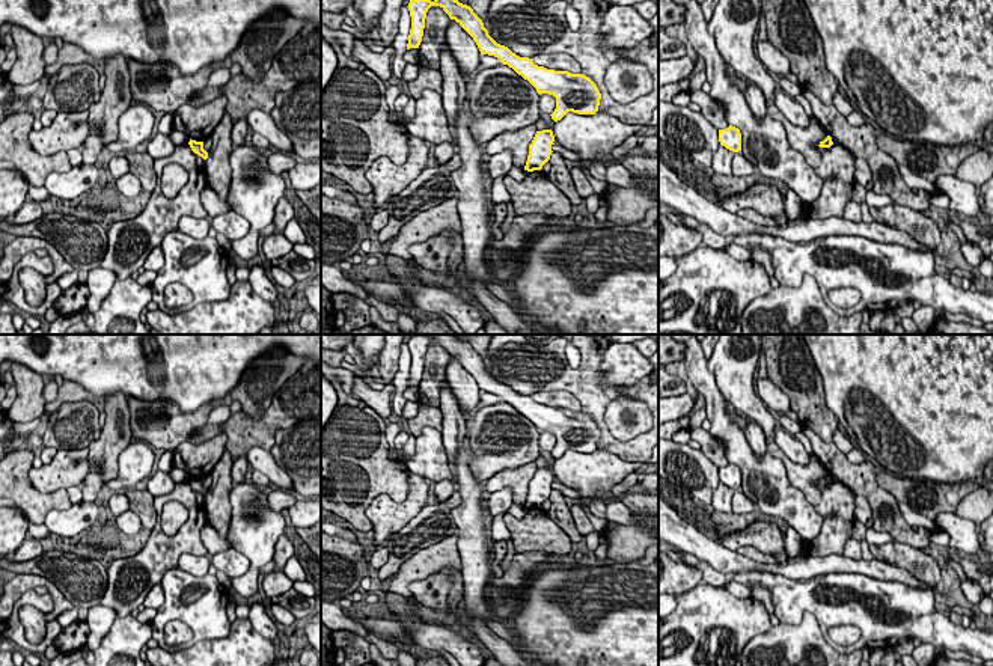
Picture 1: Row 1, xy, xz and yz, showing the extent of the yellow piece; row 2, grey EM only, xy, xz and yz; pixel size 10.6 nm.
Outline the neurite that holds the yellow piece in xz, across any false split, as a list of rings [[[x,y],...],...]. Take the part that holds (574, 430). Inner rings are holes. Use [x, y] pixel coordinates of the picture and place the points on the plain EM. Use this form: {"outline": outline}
{"outline": [[[423,335],[410,338],[407,345],[411,354],[411,366],[407,387],[419,386],[426,350],[431,344],[440,344],[451,357],[455,357],[473,375],[481,392],[497,395],[503,402],[508,402],[527,417],[539,432],[553,432],[556,435],[556,446],[550,454],[555,460],[561,458],[568,449],[577,452],[595,452],[598,449],[601,431],[589,414],[547,407],[535,402],[529,395],[517,393],[488,372],[482,357],[470,344],[460,341],[454,335],[437,335],[434,339]]]}

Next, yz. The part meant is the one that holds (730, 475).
{"outline": [[[732,463],[725,467],[719,467],[719,479],[732,490],[741,488],[741,470]]]}

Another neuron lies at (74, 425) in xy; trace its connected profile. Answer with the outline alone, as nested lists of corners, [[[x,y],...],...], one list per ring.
[[[93,399],[63,402],[50,414],[44,445],[56,451],[89,448],[101,435],[101,407]]]

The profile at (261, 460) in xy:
[[[252,448],[246,458],[253,470],[264,473],[270,479],[270,484],[279,490],[294,490],[292,479],[276,464],[271,452],[262,448]]]

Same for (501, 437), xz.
[[[508,402],[479,408],[466,420],[475,458],[470,470],[476,481],[533,463],[539,455],[539,431]]]

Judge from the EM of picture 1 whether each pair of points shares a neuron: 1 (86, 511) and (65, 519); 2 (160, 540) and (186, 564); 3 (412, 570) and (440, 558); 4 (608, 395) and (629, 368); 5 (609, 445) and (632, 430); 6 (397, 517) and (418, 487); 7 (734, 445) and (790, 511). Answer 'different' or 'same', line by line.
1: same
2: different
3: same
4: different
5: different
6: same
7: same

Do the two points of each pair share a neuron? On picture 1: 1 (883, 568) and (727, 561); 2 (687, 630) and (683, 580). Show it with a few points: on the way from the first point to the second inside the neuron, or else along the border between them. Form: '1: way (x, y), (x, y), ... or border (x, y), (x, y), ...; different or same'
1: way (844, 565), (766, 568); same
2: border (701, 582), (675, 597); different

